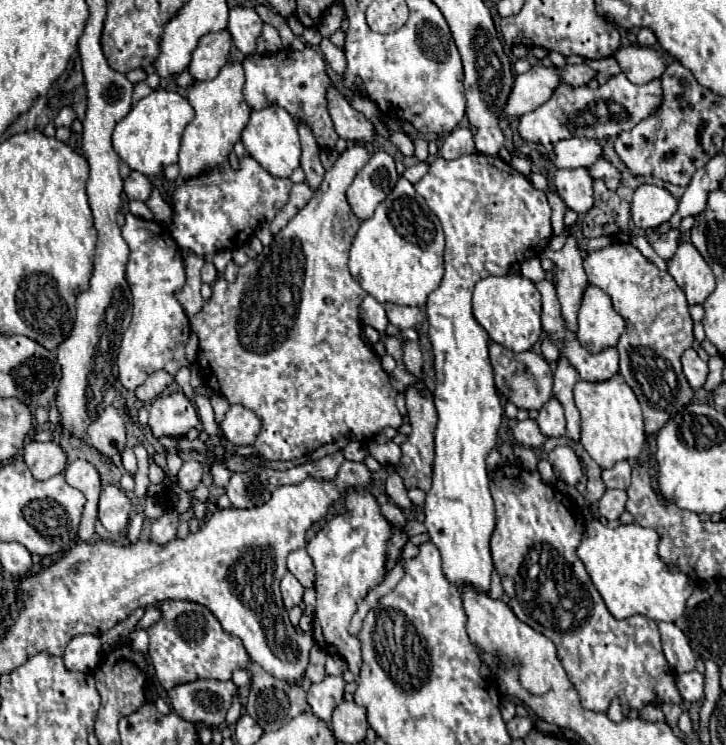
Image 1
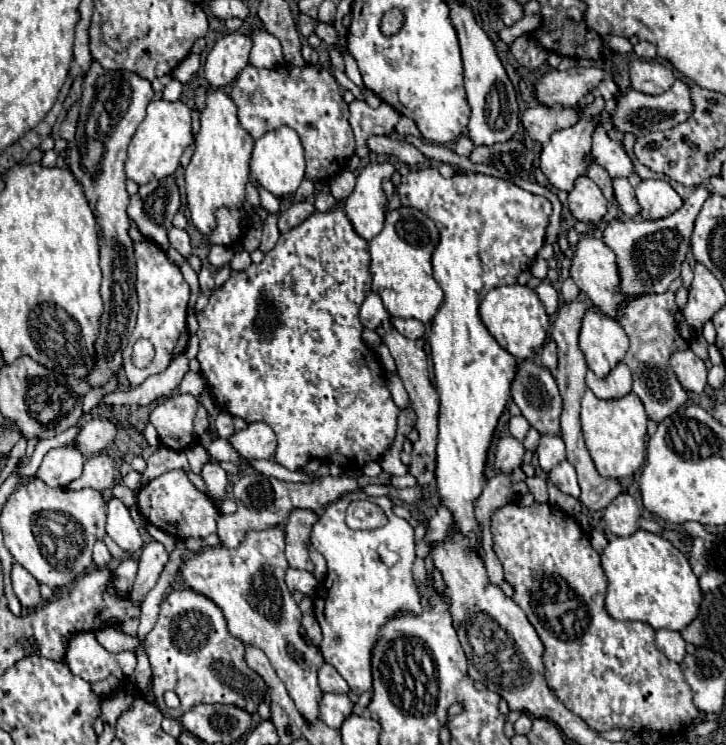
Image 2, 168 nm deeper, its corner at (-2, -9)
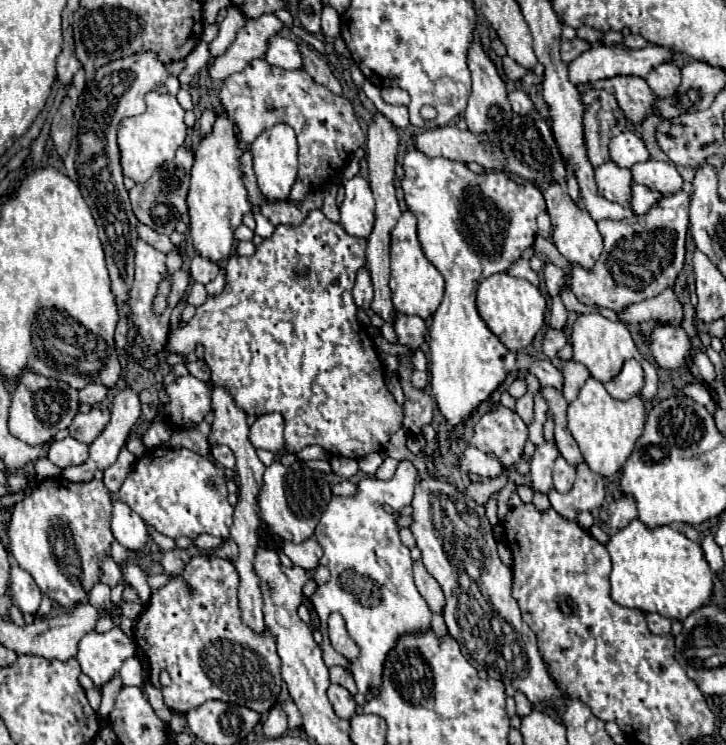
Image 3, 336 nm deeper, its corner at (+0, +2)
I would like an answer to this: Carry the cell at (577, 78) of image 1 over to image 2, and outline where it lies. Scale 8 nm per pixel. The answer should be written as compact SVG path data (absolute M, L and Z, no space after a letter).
M605 79L605 81L601 81L601 83L599 83L591 93L593 93L595 97L605 95L605 99L611 99L611 97L615 97L615 95L617 95L617 85L615 85L615 81Z

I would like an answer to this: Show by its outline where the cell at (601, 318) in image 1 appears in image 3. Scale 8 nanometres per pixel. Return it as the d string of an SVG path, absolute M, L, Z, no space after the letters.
M599 312L579 314L571 328L571 342L573 342L573 360L583 364L589 370L591 378L595 378L599 382L613 380L621 372L625 360L634 357L641 364L645 373L645 385L641 391L641 397L645 400L655 398L659 385L657 368L635 348L633 336L629 332L627 324L623 324L621 320L609 320Z

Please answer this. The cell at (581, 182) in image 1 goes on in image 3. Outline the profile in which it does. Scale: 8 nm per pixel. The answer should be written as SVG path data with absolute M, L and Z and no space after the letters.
M609 160L595 170L595 180L601 196L625 206L631 204L631 186L633 186L631 170L621 168L613 160Z

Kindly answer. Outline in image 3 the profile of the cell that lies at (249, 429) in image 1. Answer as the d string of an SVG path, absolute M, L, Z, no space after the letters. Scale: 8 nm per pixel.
M263 414L251 426L251 434L249 434L251 444L255 448L263 448L277 454L285 448L283 428L285 428L285 422L281 414Z

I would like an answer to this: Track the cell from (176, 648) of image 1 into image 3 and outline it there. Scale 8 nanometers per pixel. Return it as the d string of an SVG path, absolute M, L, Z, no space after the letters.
M199 554L191 558L191 562L185 566L181 576L193 586L193 594L185 590L181 578L173 578L169 580L169 584L153 592L147 608L135 620L133 642L149 662L151 684L159 686L159 672L163 668L169 670L173 682L171 686L163 688L163 698L165 698L165 704L177 714L187 714L189 710L201 706L207 700L231 702L231 704L247 706L259 714L267 714L275 706L281 694L281 684L283 684L281 658L277 654L275 636L269 628L265 628L259 634L259 632L253 632L241 620L241 610L237 600L239 574L235 566L223 558L217 558L217 556L211 558L207 554Z

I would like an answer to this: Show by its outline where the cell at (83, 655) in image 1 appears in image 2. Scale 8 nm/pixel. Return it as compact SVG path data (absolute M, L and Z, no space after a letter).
M79 633L69 643L65 663L69 665L73 675L95 683L105 679L107 675L115 675L119 679L129 677L137 665L137 657L131 651L123 651L117 655L109 653L99 645L93 633Z

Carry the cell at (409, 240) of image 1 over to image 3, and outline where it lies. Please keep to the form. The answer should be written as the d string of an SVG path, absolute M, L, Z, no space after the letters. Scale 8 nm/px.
M403 212L397 226L391 232L391 280L389 288L393 292L393 306L403 314L417 314L423 320L431 318L443 298L443 276L425 258L421 244L417 240L417 218L411 212Z

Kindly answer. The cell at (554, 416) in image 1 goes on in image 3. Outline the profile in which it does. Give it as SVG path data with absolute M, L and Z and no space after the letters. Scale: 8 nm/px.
M545 442L543 446L535 450L535 456L531 462L531 488L535 492L547 494L553 488L551 470L553 470L553 462L557 456L559 456L559 450L551 442Z

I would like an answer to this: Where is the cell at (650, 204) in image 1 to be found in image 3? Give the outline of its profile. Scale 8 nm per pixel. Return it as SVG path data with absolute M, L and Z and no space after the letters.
M659 160L637 162L631 166L631 174L635 184L653 188L665 196L675 194L683 186L683 178L679 176L675 164L669 162L659 162Z

